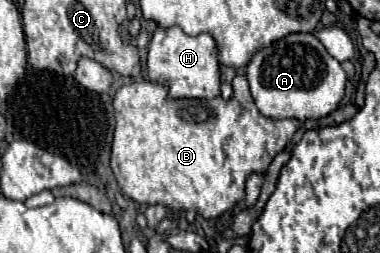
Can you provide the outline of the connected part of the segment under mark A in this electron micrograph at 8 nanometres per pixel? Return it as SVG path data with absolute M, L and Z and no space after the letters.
M289 34L269 48L259 50L249 66L247 80L253 100L263 116L269 118L297 118L319 120L331 114L345 94L345 70L325 50L325 46L313 34Z

